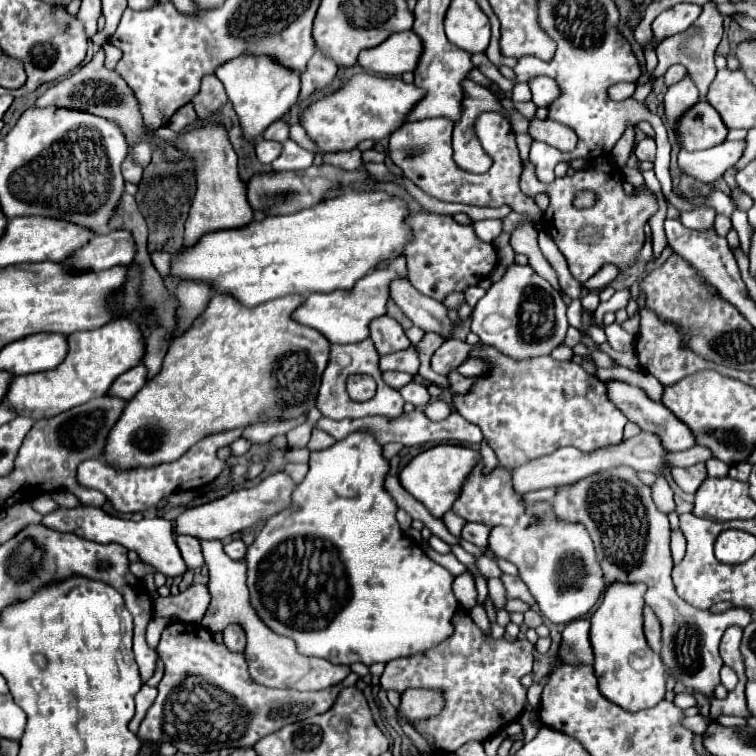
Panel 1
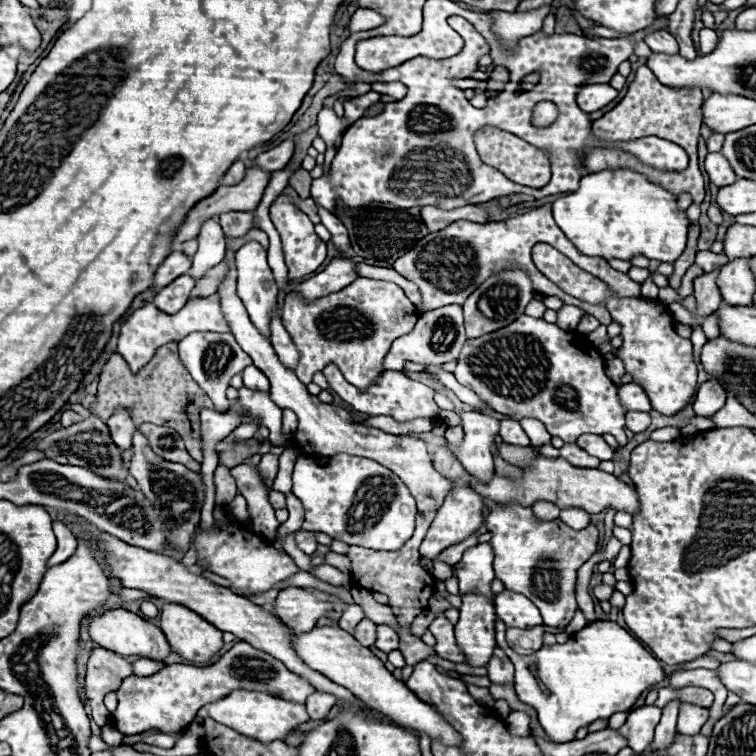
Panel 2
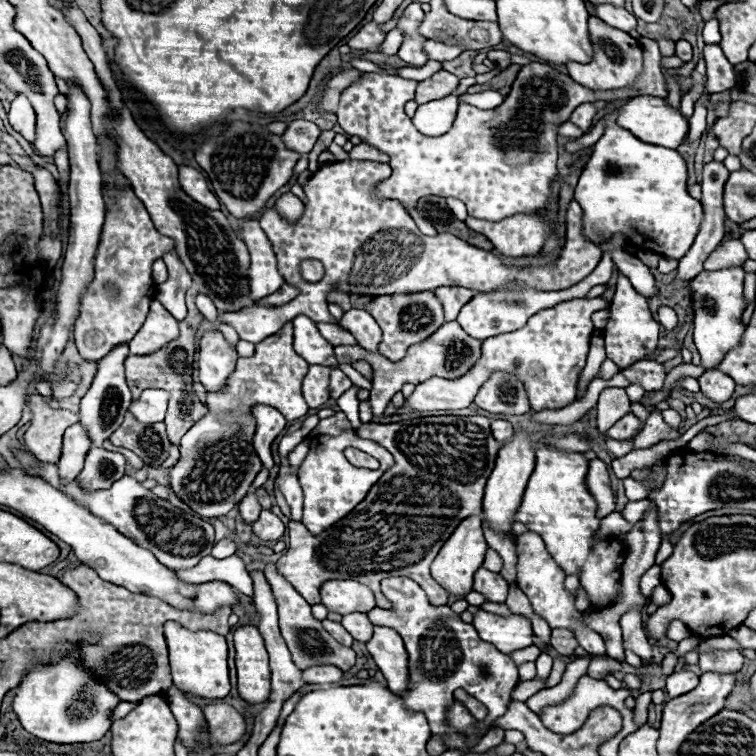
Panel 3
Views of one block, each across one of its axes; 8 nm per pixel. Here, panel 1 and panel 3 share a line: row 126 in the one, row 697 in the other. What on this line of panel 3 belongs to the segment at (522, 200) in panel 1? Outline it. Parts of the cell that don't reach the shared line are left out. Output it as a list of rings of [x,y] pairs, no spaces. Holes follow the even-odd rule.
[[[406,576],[384,578],[382,592],[392,602],[392,608],[374,608],[368,612],[368,616],[372,624],[396,628],[404,640],[408,652],[408,690],[400,694],[404,706],[410,712],[426,714],[432,738],[442,738],[446,750],[470,752],[482,740],[482,736],[494,728],[494,720],[504,716],[508,710],[512,690],[518,686],[518,670],[514,660],[506,654],[498,654],[498,650],[492,646],[486,646],[486,642],[478,638],[474,626],[462,622],[460,616],[450,610],[450,606],[432,606],[426,592],[414,580]],[[456,688],[468,690],[488,708],[488,718],[476,722],[480,730],[478,738],[468,738],[448,724],[446,710],[452,704],[452,692]]]

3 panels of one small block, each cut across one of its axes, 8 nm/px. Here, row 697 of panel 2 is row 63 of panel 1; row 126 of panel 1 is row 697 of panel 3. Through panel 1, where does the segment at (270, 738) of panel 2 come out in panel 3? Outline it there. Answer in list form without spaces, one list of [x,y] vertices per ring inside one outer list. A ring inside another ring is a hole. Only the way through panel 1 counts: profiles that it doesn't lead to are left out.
[[[238,626],[234,630],[238,694],[250,704],[266,702],[270,690],[270,668],[264,638],[256,626]]]

